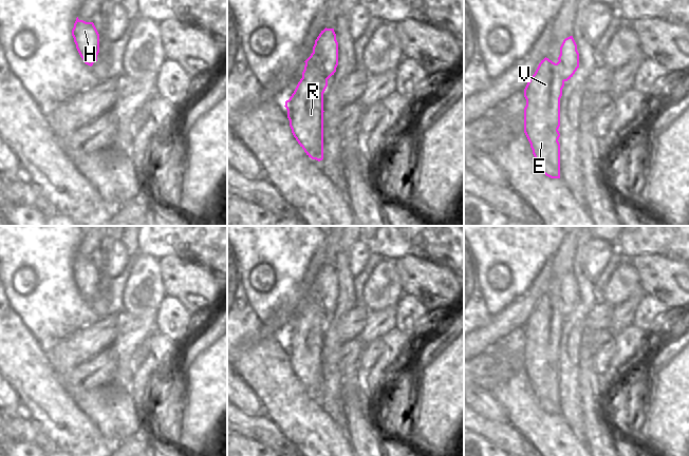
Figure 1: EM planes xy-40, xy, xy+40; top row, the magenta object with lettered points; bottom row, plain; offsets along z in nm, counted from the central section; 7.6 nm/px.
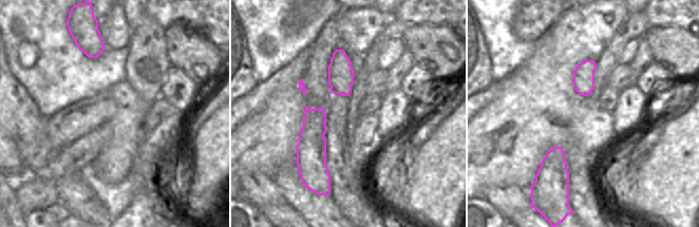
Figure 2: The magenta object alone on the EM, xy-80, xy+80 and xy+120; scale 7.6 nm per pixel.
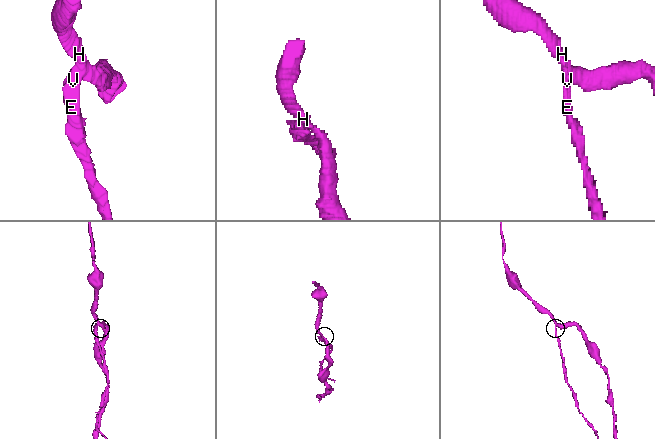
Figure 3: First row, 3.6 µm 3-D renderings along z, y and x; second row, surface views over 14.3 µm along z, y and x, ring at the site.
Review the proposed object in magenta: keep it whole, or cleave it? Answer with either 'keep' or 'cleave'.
cleave

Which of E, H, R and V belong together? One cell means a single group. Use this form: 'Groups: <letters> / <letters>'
Groups: E R V / H.

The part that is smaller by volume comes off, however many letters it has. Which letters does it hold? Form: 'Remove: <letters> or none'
Remove: E, R, V.

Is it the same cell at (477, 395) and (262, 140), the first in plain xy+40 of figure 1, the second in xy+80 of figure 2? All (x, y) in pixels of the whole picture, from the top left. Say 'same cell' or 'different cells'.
different cells

